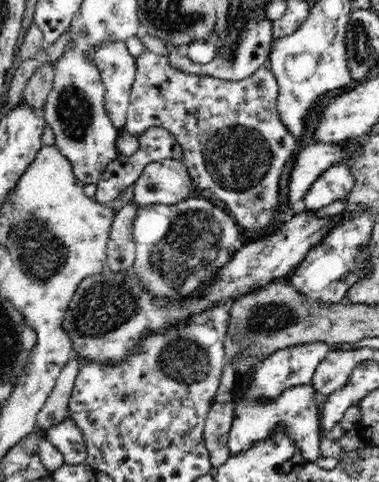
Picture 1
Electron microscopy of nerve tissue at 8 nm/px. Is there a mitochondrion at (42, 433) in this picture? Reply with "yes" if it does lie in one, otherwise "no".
no

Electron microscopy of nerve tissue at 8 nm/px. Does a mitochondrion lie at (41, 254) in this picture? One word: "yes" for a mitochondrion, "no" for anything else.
yes

